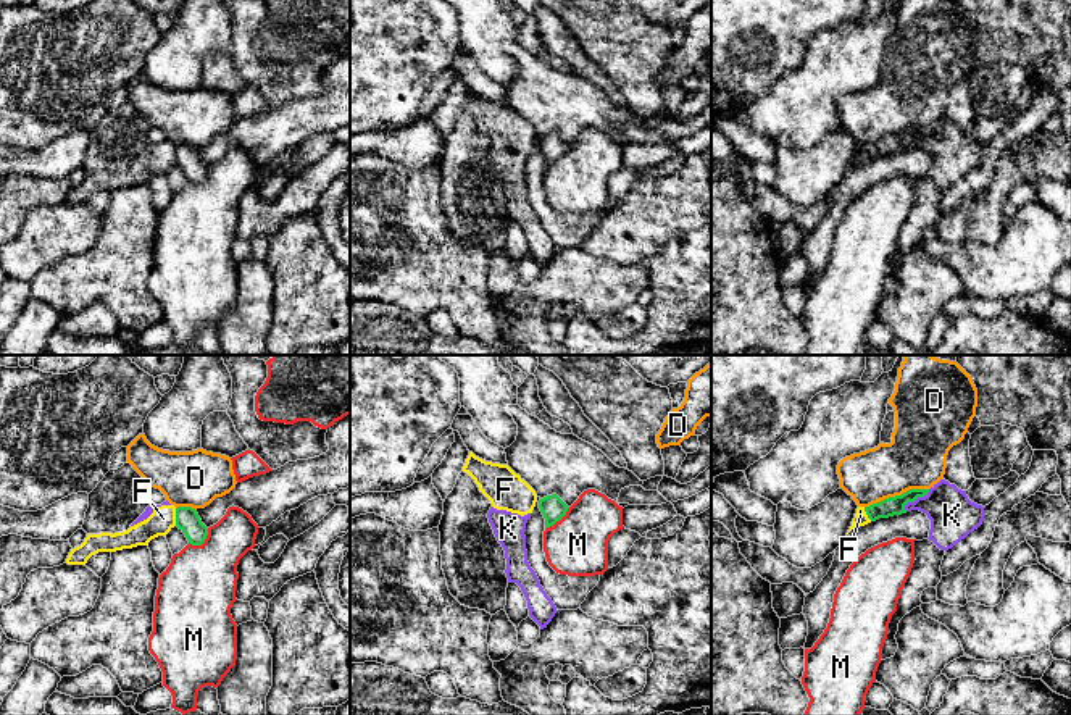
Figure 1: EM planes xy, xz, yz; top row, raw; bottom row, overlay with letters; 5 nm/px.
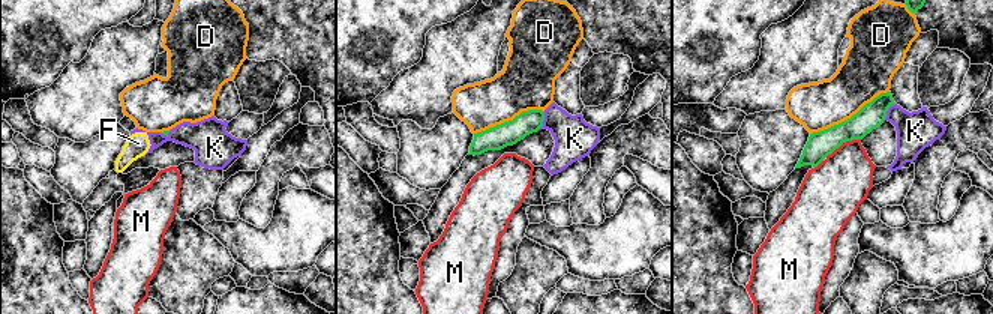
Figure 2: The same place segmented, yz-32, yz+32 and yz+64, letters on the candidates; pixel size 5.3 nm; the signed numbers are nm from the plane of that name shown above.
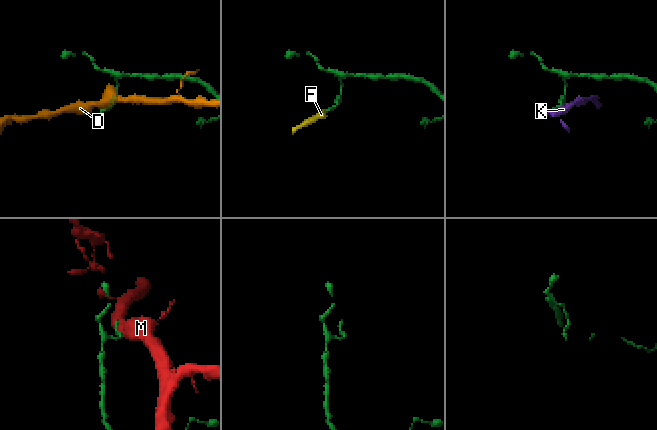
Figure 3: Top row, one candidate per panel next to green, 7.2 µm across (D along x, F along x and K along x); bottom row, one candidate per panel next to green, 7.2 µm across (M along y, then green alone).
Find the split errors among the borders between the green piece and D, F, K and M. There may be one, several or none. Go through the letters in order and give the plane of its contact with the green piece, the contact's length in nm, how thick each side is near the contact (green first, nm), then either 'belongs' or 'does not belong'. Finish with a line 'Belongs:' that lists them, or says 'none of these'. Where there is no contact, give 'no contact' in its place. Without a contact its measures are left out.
D: meets green in yz; contact 340 nm long; 100 nm thick on the green side, 300 nm on the other; does not belong
F: meets green in xy; contact 90 nm long; 120 nm thick on the green side, 120 nm on the other; does not belong
K: meets green in yz; contact 170 nm long; 100 nm thick on the green side, 220 nm on the other; does not belong
M: meets green in xy; contact 130 nm long; 120 nm thick on the green side, 380 nm on the other; does not belong
Belongs: none of these

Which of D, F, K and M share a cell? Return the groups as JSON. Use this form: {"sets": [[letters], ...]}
{"sets": [["D"], ["F", "K"], ["M"]]}

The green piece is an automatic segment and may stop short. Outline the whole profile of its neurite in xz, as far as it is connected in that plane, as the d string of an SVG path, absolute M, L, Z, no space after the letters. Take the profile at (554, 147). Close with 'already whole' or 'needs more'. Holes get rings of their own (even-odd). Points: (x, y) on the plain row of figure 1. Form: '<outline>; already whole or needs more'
M552 132L539 139L539 147L545 157L547 168L560 160L569 145L556 132Z; already whole

